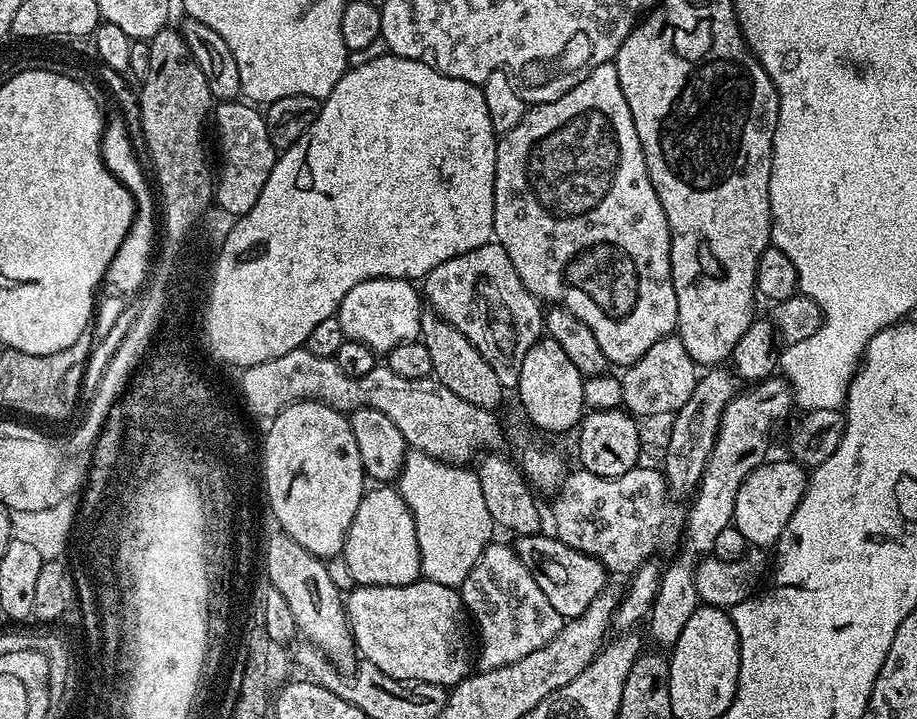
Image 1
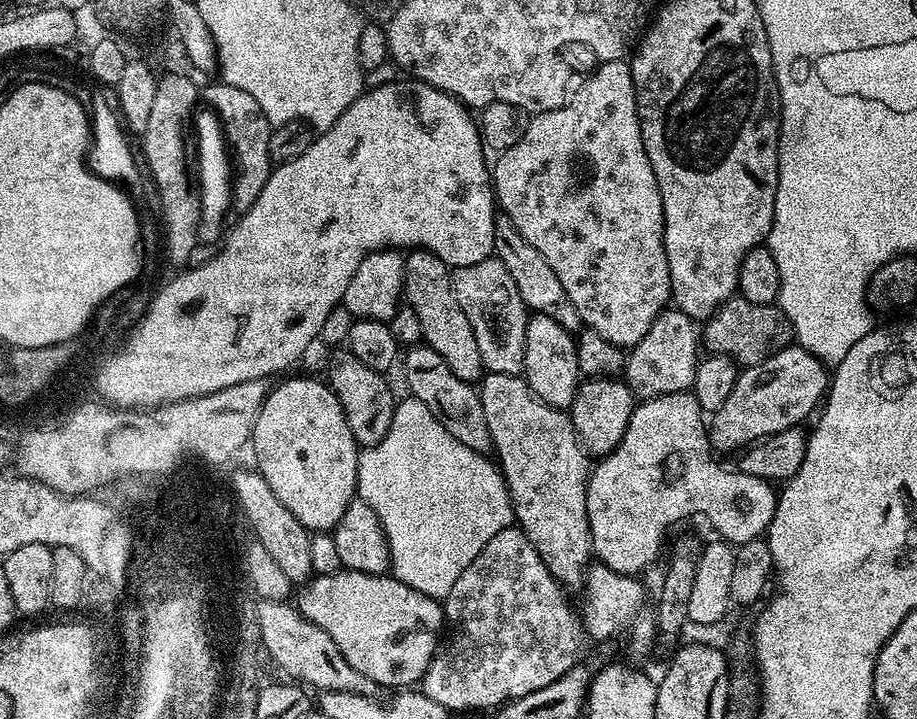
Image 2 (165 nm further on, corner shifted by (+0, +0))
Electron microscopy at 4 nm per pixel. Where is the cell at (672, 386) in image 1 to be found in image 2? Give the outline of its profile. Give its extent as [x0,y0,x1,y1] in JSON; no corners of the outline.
[622,306,702,401]

